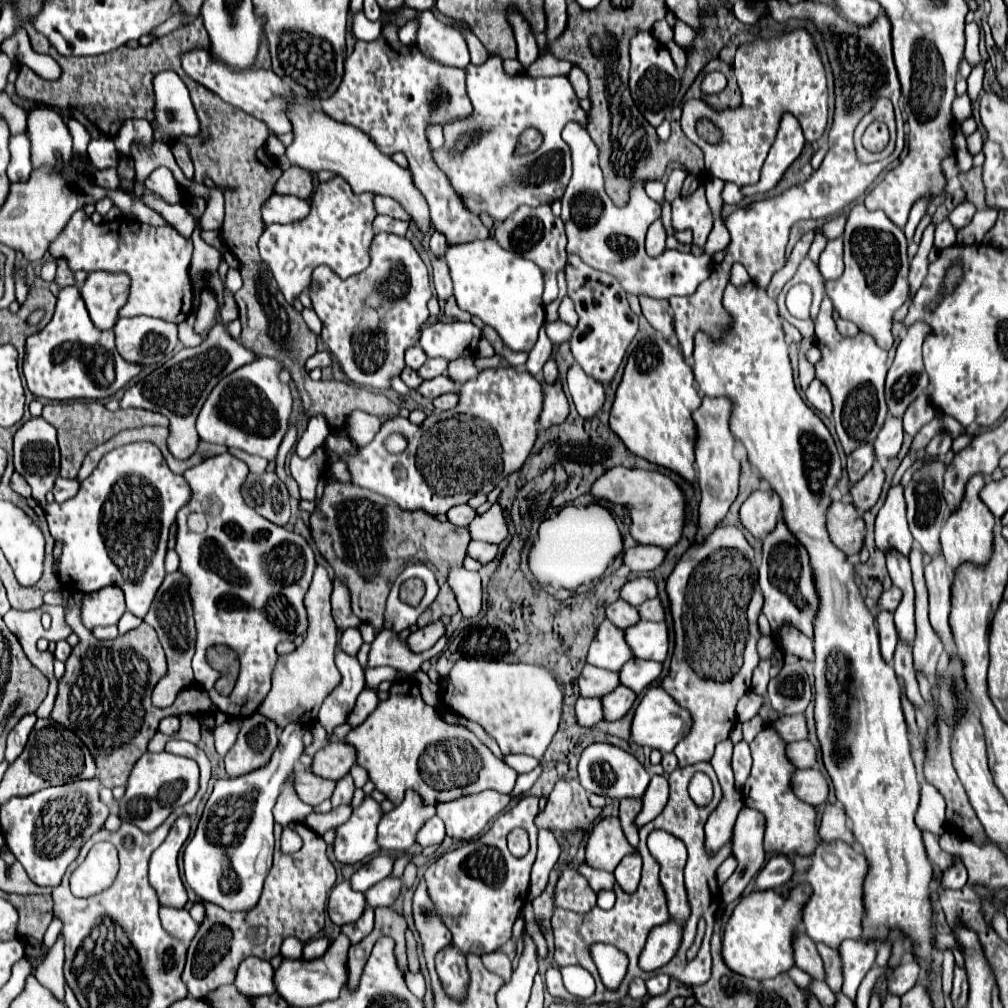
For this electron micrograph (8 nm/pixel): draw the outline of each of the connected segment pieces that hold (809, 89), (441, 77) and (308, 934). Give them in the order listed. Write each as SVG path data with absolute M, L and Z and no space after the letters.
M794 30L778 40L756 40L754 44L738 46L732 64L740 92L742 104L732 112L730 124L720 124L720 142L708 144L696 132L696 122L700 120L700 108L694 108L694 100L688 100L682 110L682 130L684 134L704 150L706 172L734 182L736 186L754 184L760 178L760 168L774 144L776 130L786 112L800 120L804 136L814 142L822 136L828 124L828 92L826 92L826 72L820 62L818 50L806 30Z
M386 24L382 28L382 34L378 40L356 42L354 52L344 62L342 84L338 86L338 90L328 100L322 100L320 106L334 120L344 122L344 124L352 124L352 126L360 128L362 132L366 132L376 142L378 150L382 154L392 156L396 152L402 152L406 156L408 170L412 174L412 182L422 192L422 196L426 198L426 202L430 206L430 214L432 214L432 224L440 234L446 236L448 246L488 238L488 228L480 222L480 218L476 214L472 214L464 208L462 200L456 198L456 192L450 188L448 178L444 178L444 172L440 168L436 168L436 164L432 162L430 146L428 146L426 132L424 132L428 122L444 124L448 118L458 118L458 116L470 114L470 102L468 102L466 86L464 86L464 70L450 68L450 66L436 66L436 62L428 62L428 58L424 58L420 54L420 50L416 50L416 46L404 46L398 40L396 26Z
M290 824L290 828L302 838L304 844L296 854L284 854L280 850L282 826L274 826L274 866L266 876L262 896L252 910L226 912L212 902L204 902L206 916L188 946L188 960L182 974L190 996L202 998L218 986L232 984L238 964L244 958L258 956L270 960L280 952L280 944L284 938L294 936L300 942L308 942L324 928L326 900L336 882L336 870L326 856L324 840L316 832L312 832L304 824Z

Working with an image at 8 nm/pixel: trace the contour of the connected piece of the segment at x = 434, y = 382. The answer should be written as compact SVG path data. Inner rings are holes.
M436 376L432 380L424 380L420 386L418 386L418 392L424 396L424 398L438 398L440 394L446 394L446 392L458 392L458 386L448 382L448 376Z

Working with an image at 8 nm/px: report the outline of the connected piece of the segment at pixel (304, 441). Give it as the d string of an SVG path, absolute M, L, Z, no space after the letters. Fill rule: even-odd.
M314 416L314 418L310 418L306 430L302 432L302 436L300 436L298 442L296 442L294 452L296 452L300 458L308 458L308 456L328 438L328 434L330 434L330 428L328 428L324 416Z

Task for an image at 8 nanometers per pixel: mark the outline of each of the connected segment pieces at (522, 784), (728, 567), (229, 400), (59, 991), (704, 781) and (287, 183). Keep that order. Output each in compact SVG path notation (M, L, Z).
M538 766L536 770L528 772L528 774L520 774L520 776L518 776L518 780L516 780L514 790L510 792L510 796L512 796L512 798L516 798L516 796L520 796L520 794L528 792L528 790L532 788L532 784L536 782L536 778L538 778L538 776L540 776L540 766Z
M718 526L708 542L680 558L666 582L674 620L674 652L660 686L692 716L688 736L674 748L680 766L710 760L714 746L728 738L736 724L736 702L748 690L750 676L760 662L756 642L762 636L758 614L764 598L752 562L754 550L744 532L736 526Z
M260 358L222 378L198 414L196 430L200 440L224 444L228 448L240 448L248 454L256 454L268 462L274 462L278 446L288 430L288 416L292 412L290 388L280 384L278 374L280 362L274 358Z
M60 934L56 944L50 948L46 960L36 968L36 980L44 984L44 988L48 988L54 994L54 998L60 998L60 1000L64 1000L62 966L64 966L64 938Z
M696 772L690 780L690 796L698 806L706 806L712 800L712 782L704 772Z
M290 166L288 170L284 170L284 174L274 184L274 192L276 194L292 194L292 196L308 200L312 194L312 174L308 170Z

